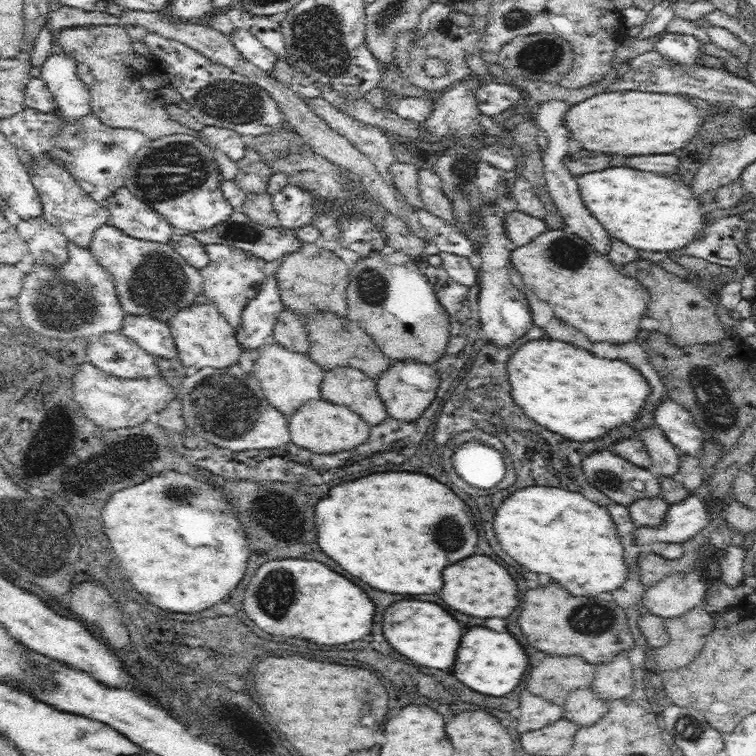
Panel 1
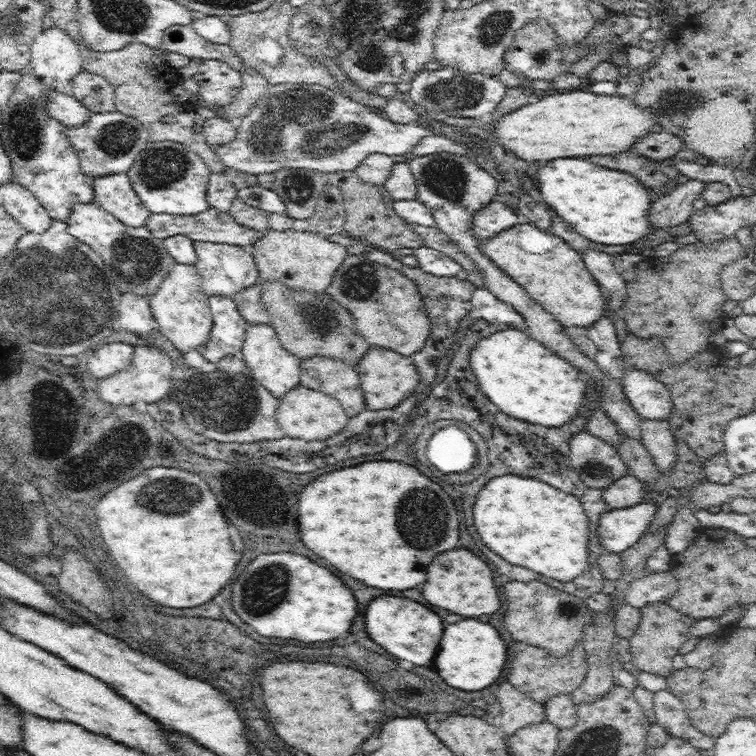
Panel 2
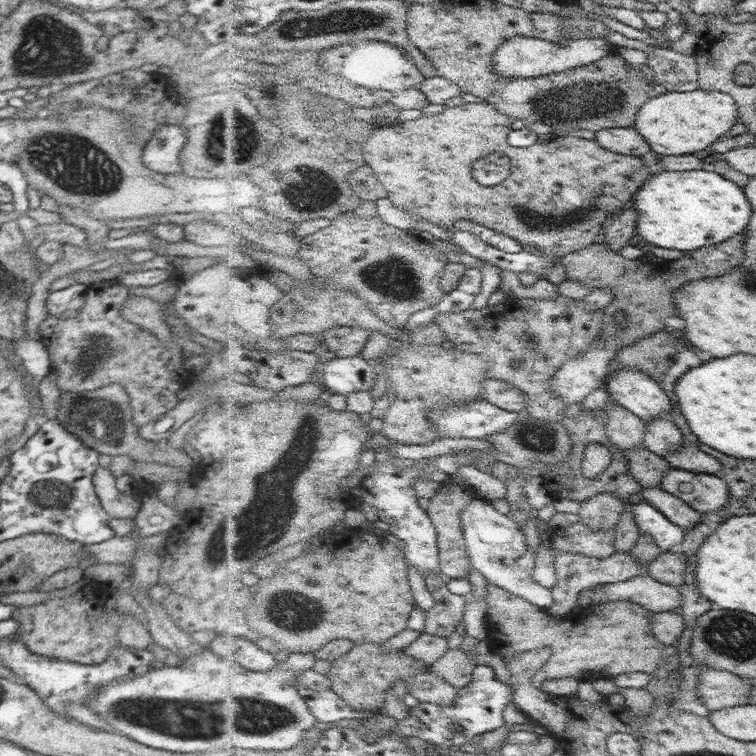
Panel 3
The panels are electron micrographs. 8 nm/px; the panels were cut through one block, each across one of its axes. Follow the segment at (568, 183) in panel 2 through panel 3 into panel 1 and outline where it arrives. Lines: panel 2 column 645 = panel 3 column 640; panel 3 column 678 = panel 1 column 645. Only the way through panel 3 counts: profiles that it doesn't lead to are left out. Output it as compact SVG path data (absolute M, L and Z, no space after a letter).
M610 166L606 170L588 171L588 174L577 175L575 179L586 209L600 221L613 240L622 241L640 250L668 251L674 255L684 246L688 246L696 236L704 234L706 221L704 221L705 214L701 211L701 202L692 194L688 185L682 182L676 182L662 174L632 170L628 166Z

